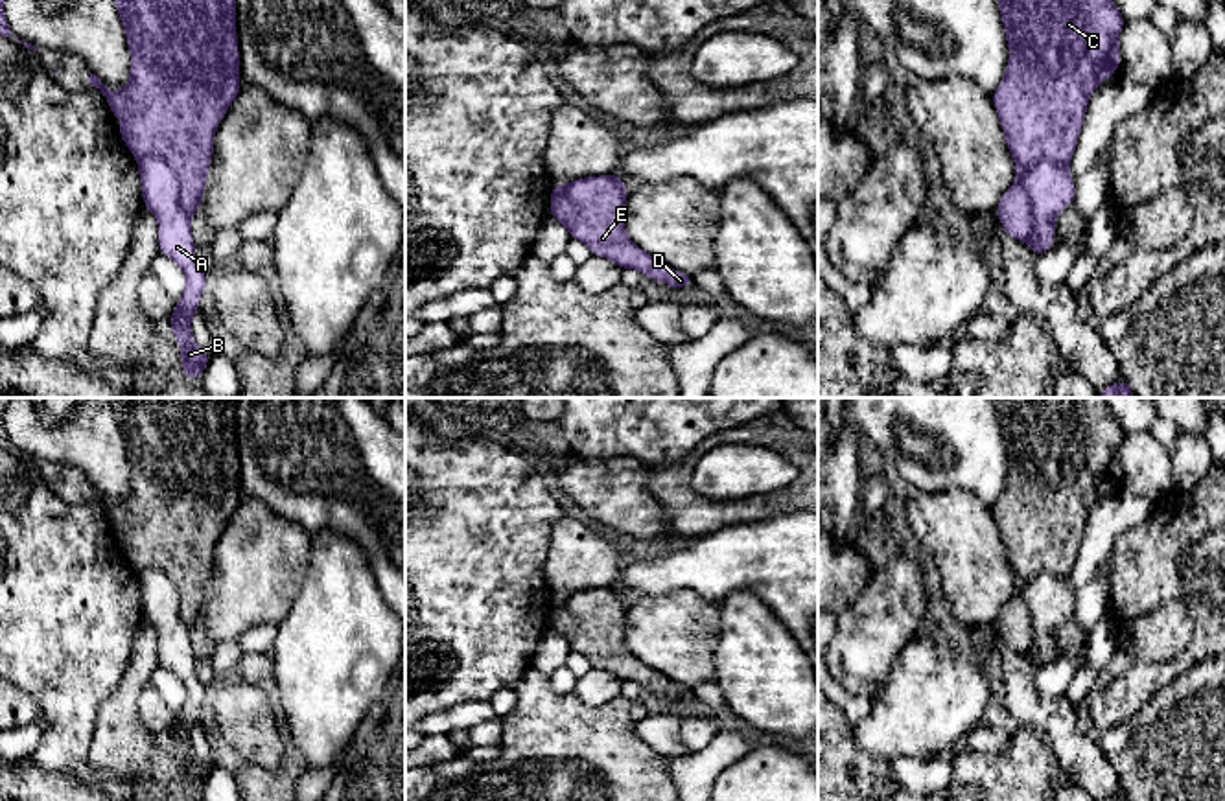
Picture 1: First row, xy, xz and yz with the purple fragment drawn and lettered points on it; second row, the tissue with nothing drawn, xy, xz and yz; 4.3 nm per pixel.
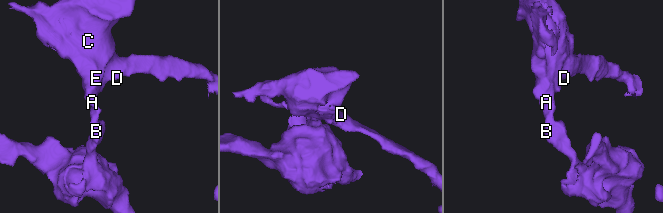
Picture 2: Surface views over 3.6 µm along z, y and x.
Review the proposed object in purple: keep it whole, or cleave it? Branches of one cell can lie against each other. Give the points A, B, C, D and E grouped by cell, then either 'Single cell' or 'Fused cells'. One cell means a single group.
Groups: A B / C D E. Fused cells

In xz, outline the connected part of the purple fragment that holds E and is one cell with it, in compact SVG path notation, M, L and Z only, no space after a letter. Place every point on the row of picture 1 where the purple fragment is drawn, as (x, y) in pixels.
M619 173L582 177L564 186L553 184L549 212L562 201L573 206L566 228L593 256L613 261L619 269L637 269L643 276L669 287L689 285L689 276L641 250L624 230L626 182Z

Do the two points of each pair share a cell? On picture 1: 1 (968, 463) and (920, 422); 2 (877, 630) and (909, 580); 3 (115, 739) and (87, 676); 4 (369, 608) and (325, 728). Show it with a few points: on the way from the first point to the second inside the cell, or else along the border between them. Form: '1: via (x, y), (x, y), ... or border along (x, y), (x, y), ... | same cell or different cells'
1: via (956, 452), (931, 426) | same cell
2: via (890, 617), (898, 593) | same cell
3: border along (126, 669), (98, 709), (89, 746) | different cells
4: via (341, 638), (328, 665), (325, 698) | same cell

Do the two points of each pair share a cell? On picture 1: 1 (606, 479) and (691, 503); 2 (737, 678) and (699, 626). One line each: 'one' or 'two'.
1: two
2: two

